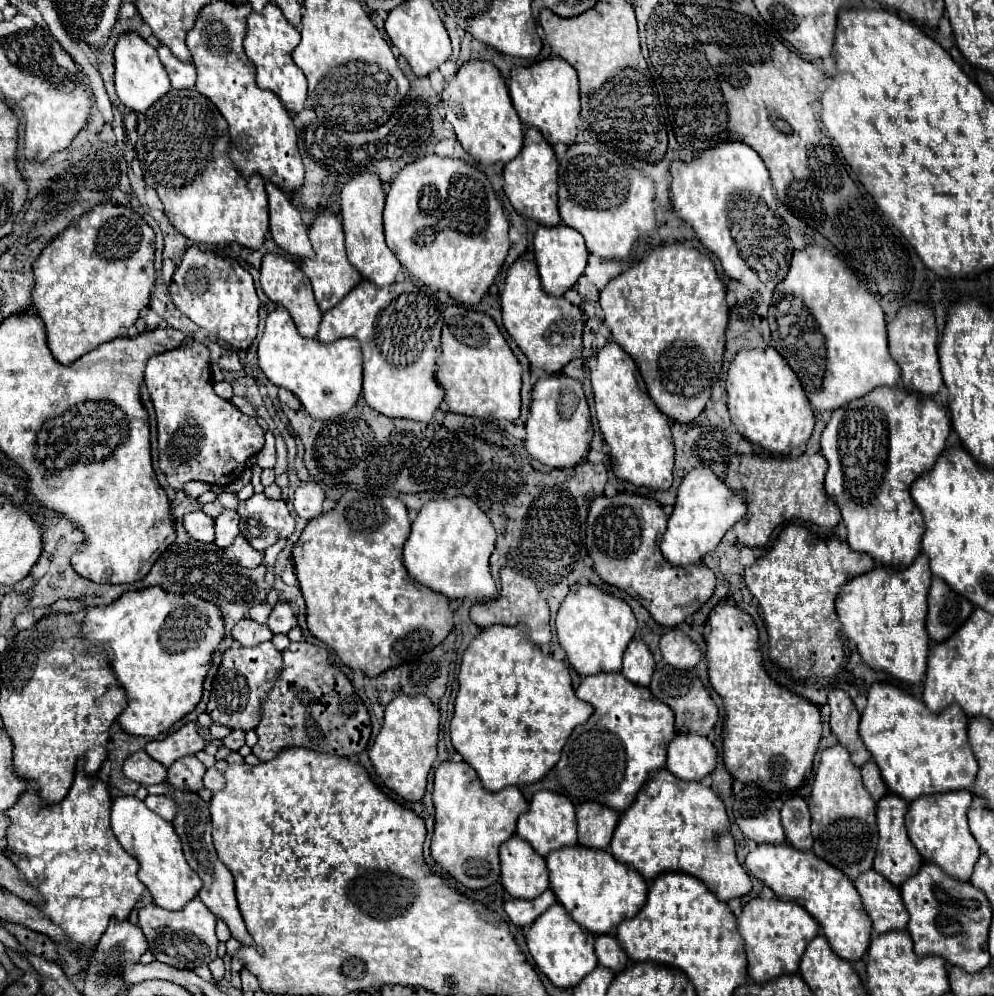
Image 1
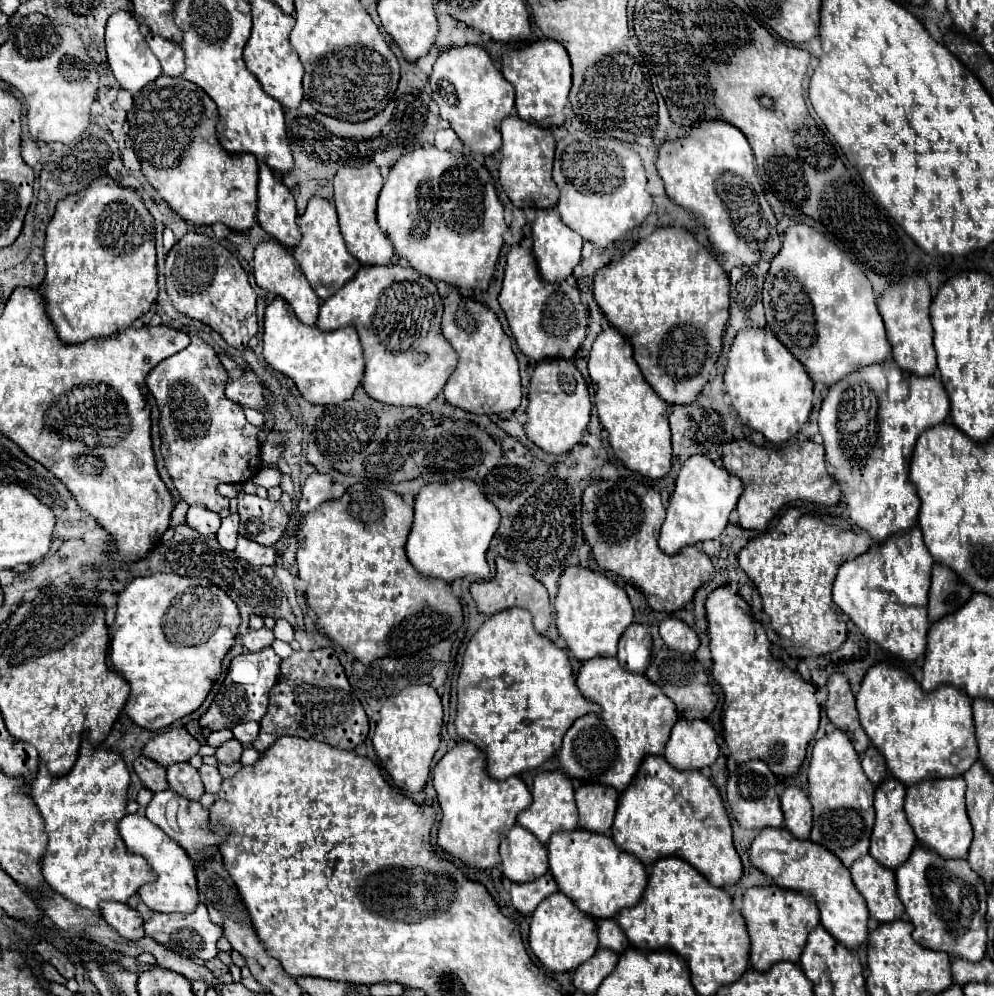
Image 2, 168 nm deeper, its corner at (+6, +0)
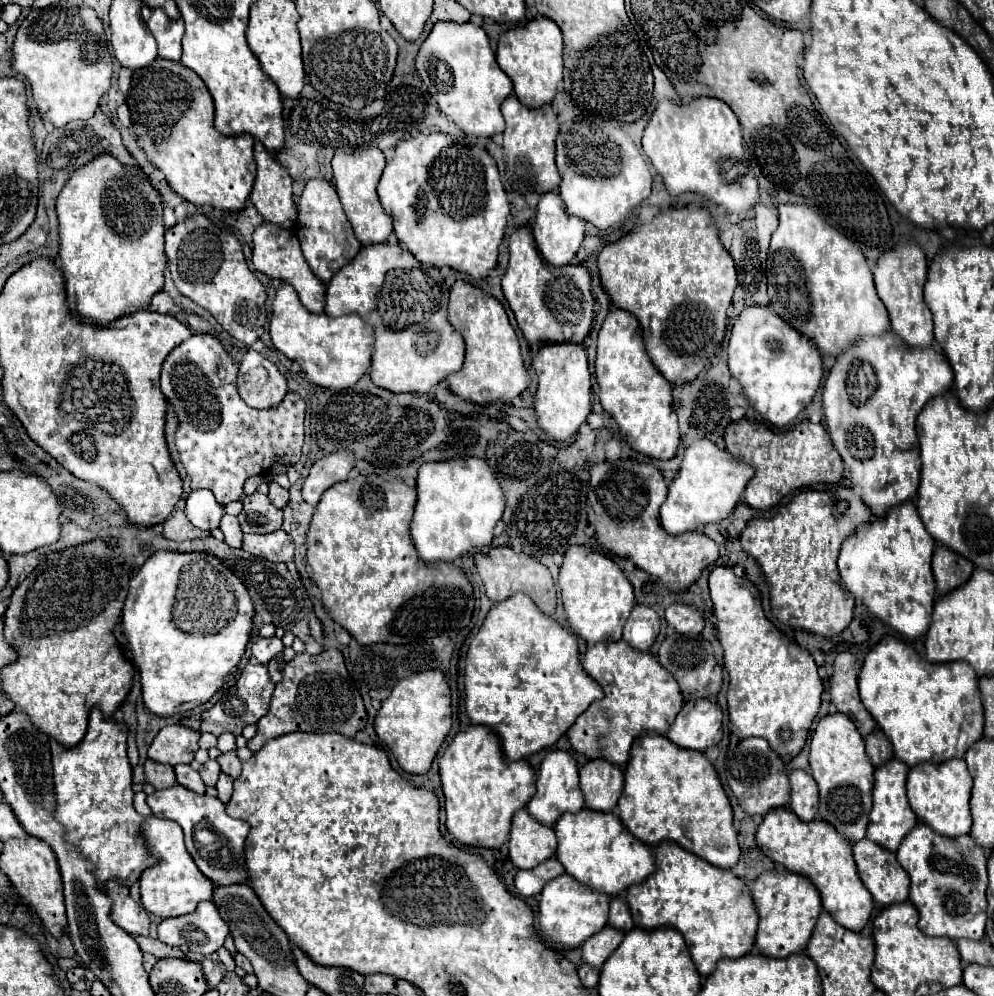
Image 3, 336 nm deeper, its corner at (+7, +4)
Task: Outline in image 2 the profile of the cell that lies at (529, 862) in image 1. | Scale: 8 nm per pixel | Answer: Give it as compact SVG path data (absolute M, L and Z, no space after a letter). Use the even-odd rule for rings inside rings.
M514 826L500 844L502 874L516 884L526 884L542 878L548 872L546 846L532 832Z

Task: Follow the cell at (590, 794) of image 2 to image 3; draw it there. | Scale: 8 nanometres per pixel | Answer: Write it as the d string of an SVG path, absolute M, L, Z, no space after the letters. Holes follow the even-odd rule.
M587 760L579 770L581 790L587 808L599 812L613 812L623 792L623 770L607 760Z

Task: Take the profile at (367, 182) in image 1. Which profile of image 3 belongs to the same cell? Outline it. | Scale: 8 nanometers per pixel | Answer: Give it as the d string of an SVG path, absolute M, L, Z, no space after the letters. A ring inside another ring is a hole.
M375 146L355 150L355 152L337 152L331 160L333 164L333 178L335 178L335 188L339 192L343 210L353 224L353 230L363 246L369 244L383 244L387 242L387 236L393 232L393 220L391 216L383 210L379 198L377 198L377 182L383 174L385 168L385 156L383 152Z

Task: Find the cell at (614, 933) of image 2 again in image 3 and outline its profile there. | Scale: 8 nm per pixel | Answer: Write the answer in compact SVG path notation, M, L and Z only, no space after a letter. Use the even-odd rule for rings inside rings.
M613 896L611 898L611 910L609 910L609 924L623 930L623 932L629 932L631 928L635 928L633 924L633 918L631 918L631 912L629 912L629 906L625 902L625 896Z

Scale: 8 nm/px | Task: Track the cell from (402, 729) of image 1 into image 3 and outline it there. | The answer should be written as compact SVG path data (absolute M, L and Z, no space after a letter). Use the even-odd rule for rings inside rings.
M425 670L399 680L375 718L377 736L389 746L399 766L411 774L429 772L451 724L451 690L441 670Z

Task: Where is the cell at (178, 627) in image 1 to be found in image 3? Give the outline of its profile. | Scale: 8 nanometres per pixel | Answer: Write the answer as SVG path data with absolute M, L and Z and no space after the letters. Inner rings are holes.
M153 552L133 576L123 606L123 634L139 668L143 702L149 712L157 712L157 716L187 712L221 690L237 674L237 664L251 636L253 616L255 606L243 580L217 556L209 552Z

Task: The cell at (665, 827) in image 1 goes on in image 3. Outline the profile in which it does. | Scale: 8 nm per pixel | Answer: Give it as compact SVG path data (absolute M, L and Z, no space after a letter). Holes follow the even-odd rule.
M641 732L641 736L633 742L629 764L625 766L625 788L617 804L617 814L629 832L645 844L655 846L659 842L677 842L685 850L725 870L733 868L741 856L737 830L733 828L733 810L713 764L701 752L685 752L685 748L677 748L677 744L663 734Z

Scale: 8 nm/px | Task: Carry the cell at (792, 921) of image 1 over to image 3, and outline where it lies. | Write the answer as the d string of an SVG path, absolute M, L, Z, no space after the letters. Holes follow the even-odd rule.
M789 870L763 872L751 886L753 900L759 912L759 930L755 946L761 954L773 958L785 958L795 952L803 952L811 938L821 912L821 896L815 884Z

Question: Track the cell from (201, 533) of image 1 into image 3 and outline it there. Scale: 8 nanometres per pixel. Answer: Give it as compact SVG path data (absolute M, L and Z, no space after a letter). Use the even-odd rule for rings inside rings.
M193 490L187 498L185 514L193 526L199 530L215 530L219 526L225 508L215 500L213 492L209 490Z

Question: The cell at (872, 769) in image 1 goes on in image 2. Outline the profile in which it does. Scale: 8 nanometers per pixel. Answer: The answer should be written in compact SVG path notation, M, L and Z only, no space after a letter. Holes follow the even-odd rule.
M868 746L868 750L862 754L862 770L864 770L864 774L868 776L868 780L874 786L878 786L888 776L886 762L884 762L884 758L878 754L878 750L874 746Z

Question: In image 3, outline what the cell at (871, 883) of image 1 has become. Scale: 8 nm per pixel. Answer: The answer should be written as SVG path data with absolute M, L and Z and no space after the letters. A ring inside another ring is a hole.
M863 838L853 844L853 856L859 876L873 900L881 906L909 898L909 876L895 858L895 852Z

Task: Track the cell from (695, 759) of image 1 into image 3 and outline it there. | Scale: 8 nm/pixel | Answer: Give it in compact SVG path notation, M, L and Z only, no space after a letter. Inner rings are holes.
M701 698L685 702L675 722L671 724L667 738L681 748L705 752L723 738L723 712L717 702Z

